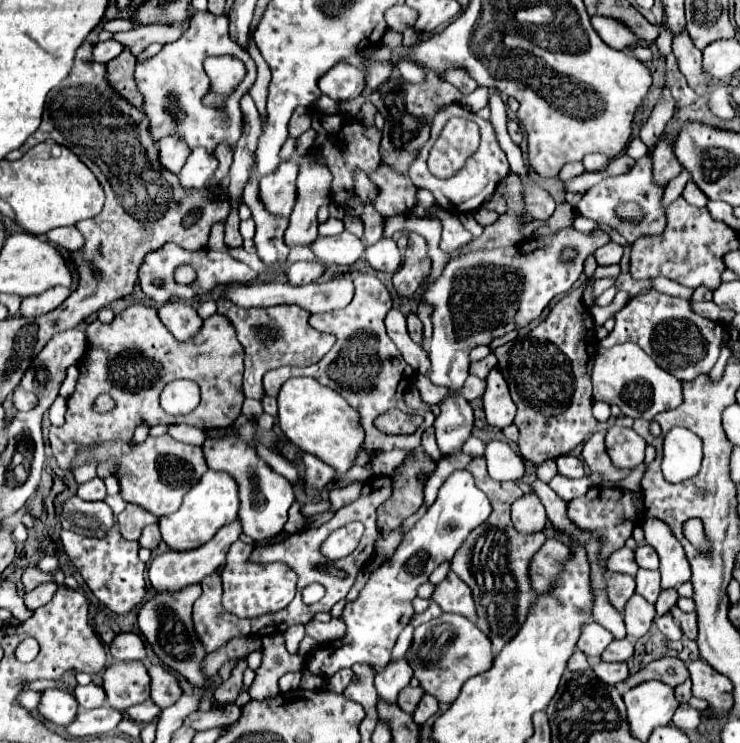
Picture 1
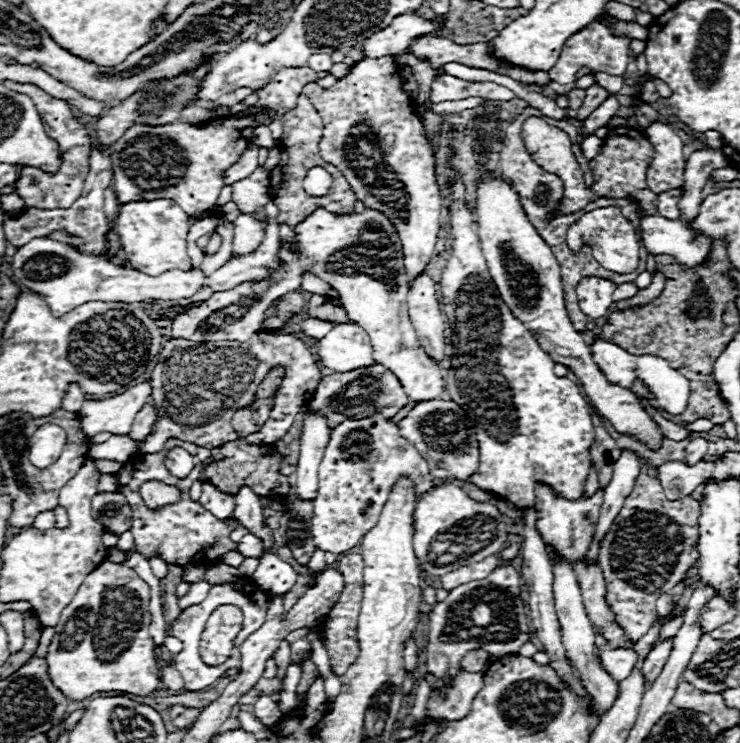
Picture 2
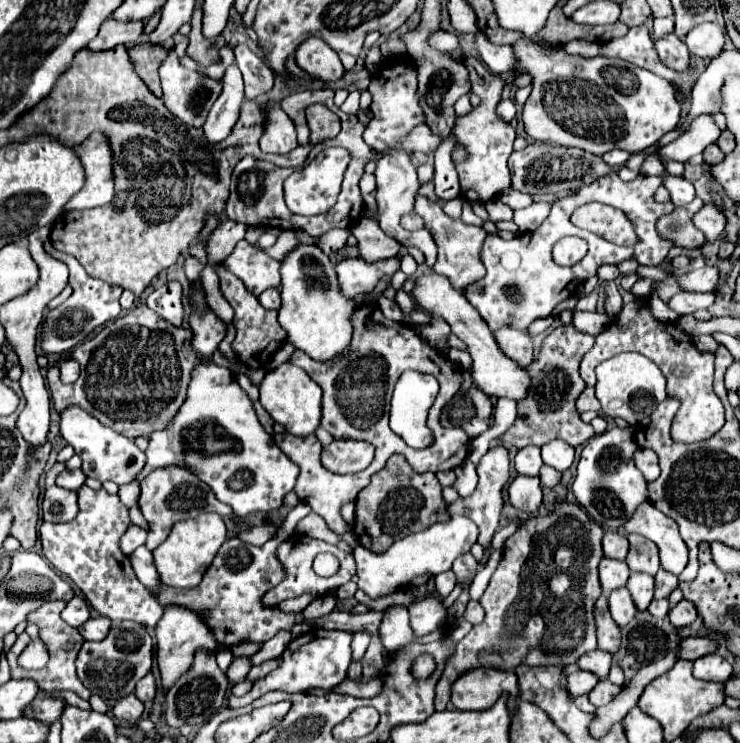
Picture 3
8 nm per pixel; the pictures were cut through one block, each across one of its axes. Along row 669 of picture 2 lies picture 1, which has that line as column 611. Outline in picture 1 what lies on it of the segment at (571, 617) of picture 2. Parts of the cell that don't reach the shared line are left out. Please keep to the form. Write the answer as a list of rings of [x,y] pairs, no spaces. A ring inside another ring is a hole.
[[[608,574],[608,582],[606,582],[606,592],[608,592],[608,598],[610,602],[622,610],[624,604],[628,602],[628,598],[634,594],[634,578],[628,576],[628,574]]]

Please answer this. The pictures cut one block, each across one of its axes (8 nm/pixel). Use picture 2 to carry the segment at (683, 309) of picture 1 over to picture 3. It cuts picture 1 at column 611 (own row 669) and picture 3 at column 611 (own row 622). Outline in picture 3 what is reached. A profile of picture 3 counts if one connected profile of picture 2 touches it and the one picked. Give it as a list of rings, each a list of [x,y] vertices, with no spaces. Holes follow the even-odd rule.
[[[636,298],[634,302],[624,304],[618,318],[596,336],[596,344],[586,352],[580,374],[588,386],[594,386],[594,368],[620,354],[620,352],[640,352],[662,370],[668,380],[668,396],[676,396],[682,406],[672,422],[672,438],[676,442],[702,442],[716,434],[716,430],[724,424],[724,408],[718,396],[712,390],[712,374],[714,374],[714,354],[698,352],[690,340],[690,336],[678,326],[660,322],[652,316],[650,302]]]

